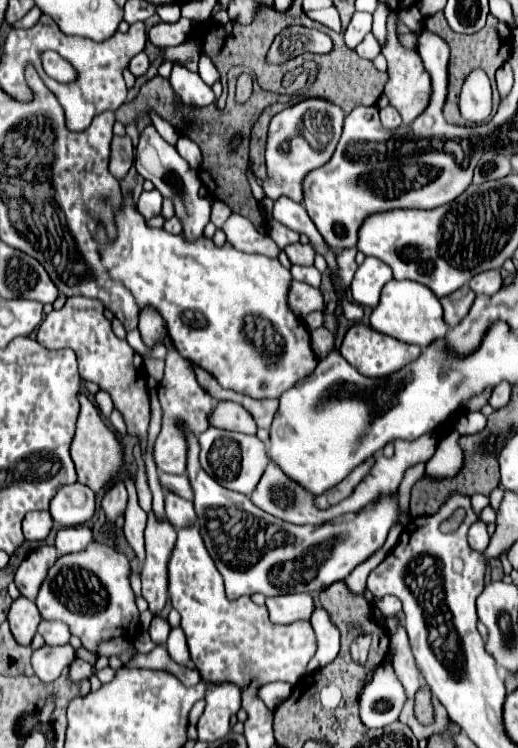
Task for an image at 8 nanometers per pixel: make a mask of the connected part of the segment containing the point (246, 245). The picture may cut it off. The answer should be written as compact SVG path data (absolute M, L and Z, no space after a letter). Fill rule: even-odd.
M236 212L230 214L230 218L222 226L222 232L226 234L226 242L238 248L240 252L256 252L256 254L266 254L274 258L280 252L280 248L270 236L262 236L248 218Z

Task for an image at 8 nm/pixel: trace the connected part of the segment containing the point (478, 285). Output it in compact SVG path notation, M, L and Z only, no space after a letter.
M486 270L470 280L470 288L476 294L496 294L502 288L500 270Z

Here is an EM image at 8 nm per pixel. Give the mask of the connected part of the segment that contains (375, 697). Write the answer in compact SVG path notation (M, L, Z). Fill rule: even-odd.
M392 666L378 668L374 674L374 680L364 688L364 692L360 696L360 720L362 720L362 724L366 724L366 728L384 728L398 720L398 714L400 714L404 702L406 702L406 694L404 694L404 688L402 688L394 668Z

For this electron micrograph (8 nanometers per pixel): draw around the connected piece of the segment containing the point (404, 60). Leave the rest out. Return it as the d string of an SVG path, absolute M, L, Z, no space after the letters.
M392 12L390 18L388 18L388 40L386 40L386 46L384 46L384 56L388 60L388 82L384 86L384 96L400 112L402 122L408 126L428 106L428 100L430 100L430 74L426 72L418 52L400 46L398 32L396 32L396 22L398 22L398 16Z

